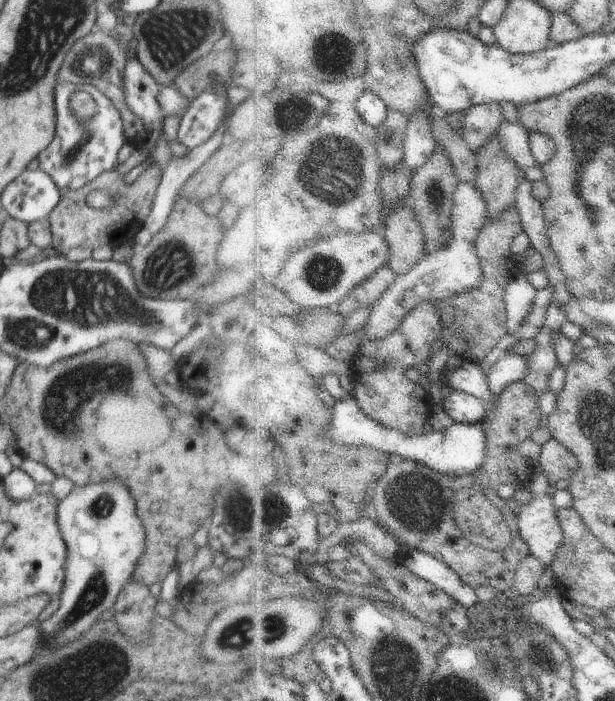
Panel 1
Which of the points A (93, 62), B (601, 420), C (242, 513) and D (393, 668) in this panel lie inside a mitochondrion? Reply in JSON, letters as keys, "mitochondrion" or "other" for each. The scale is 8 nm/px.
{"A":"mitochondrion","B":"mitochondrion","C":"mitochondrion","D":"mitochondrion"}

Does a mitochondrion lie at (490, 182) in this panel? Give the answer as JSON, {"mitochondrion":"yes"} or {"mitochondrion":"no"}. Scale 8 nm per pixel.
{"mitochondrion":"no"}

